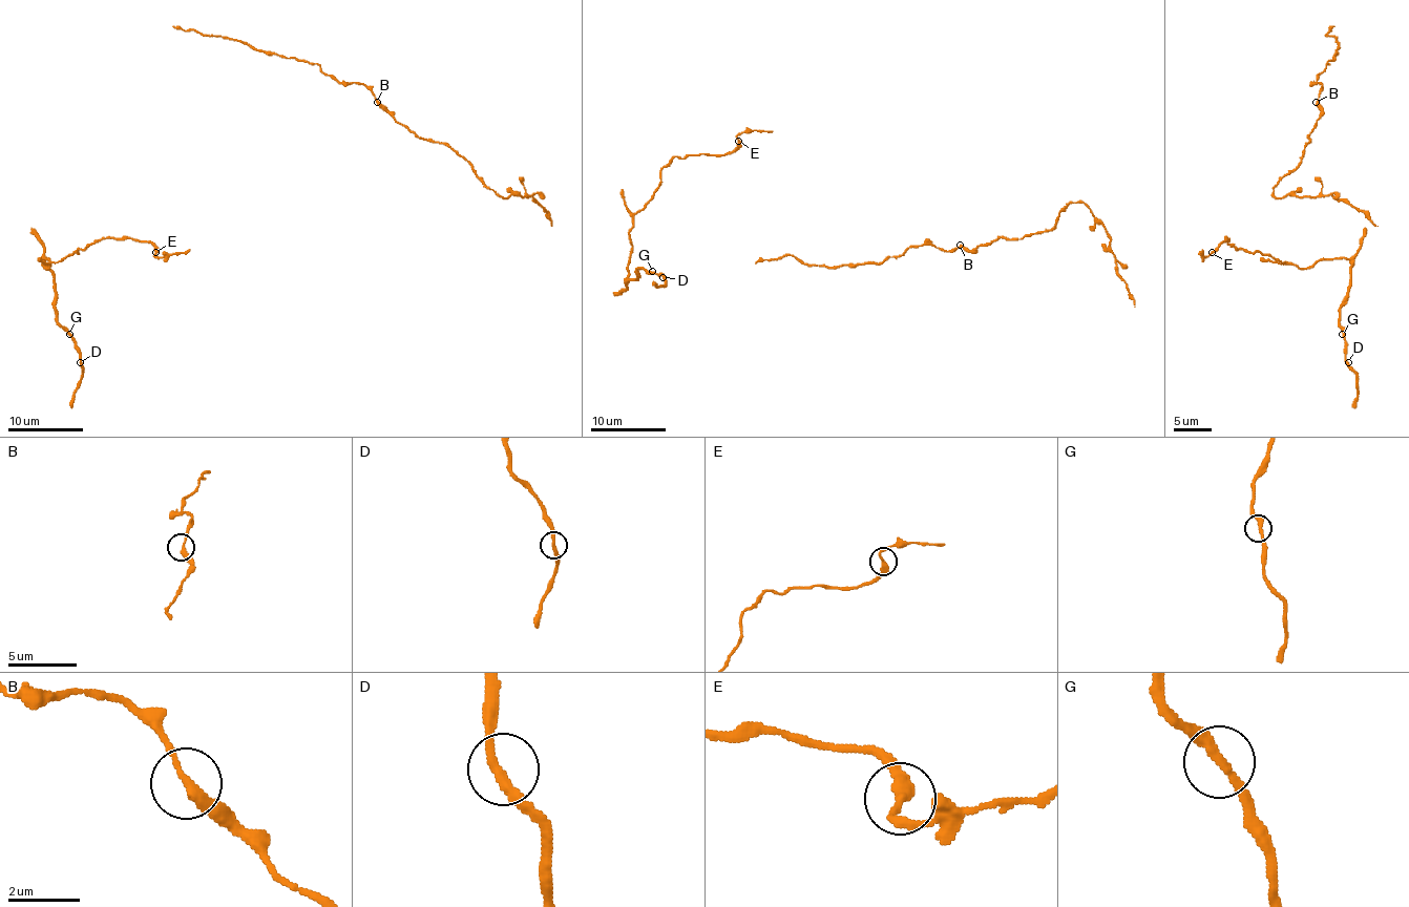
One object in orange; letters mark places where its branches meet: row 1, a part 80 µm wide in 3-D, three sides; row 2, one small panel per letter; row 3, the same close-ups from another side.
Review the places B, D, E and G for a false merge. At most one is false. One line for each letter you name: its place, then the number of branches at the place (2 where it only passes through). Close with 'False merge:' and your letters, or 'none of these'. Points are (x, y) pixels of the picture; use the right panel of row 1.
False merge: none of these

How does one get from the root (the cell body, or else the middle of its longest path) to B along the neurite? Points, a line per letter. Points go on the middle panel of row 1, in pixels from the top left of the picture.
B: (785, 254), (805, 264), (838, 268), (881, 261), (920, 245), (944, 251), (960, 245)

